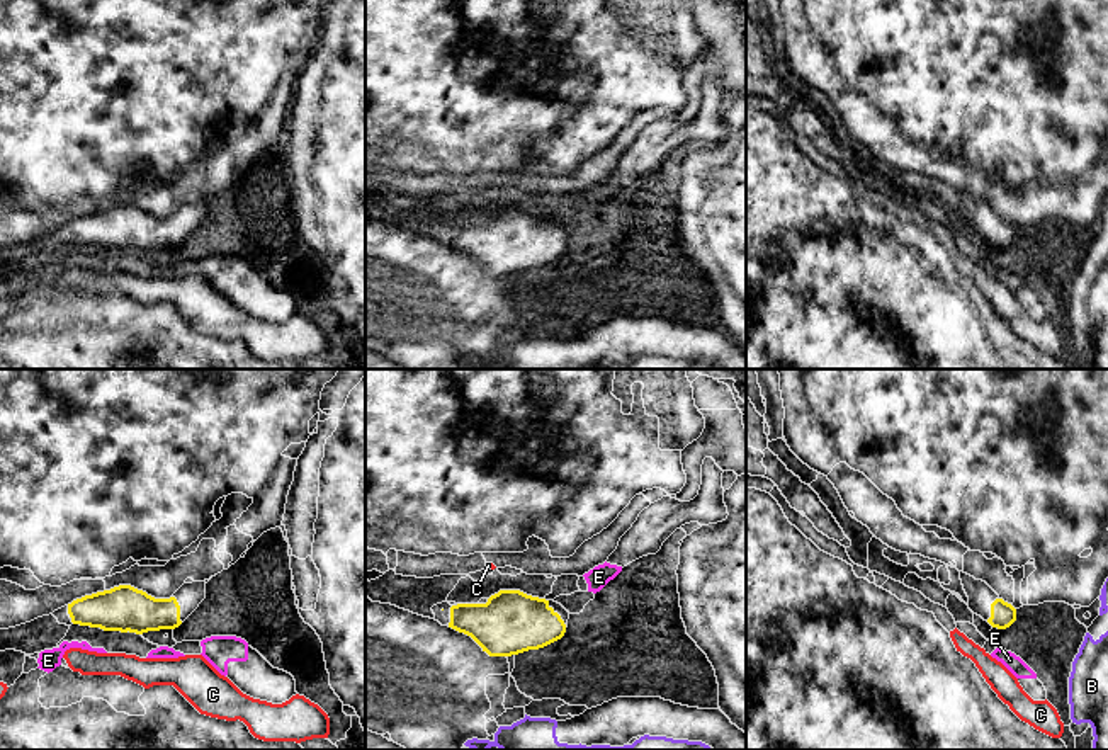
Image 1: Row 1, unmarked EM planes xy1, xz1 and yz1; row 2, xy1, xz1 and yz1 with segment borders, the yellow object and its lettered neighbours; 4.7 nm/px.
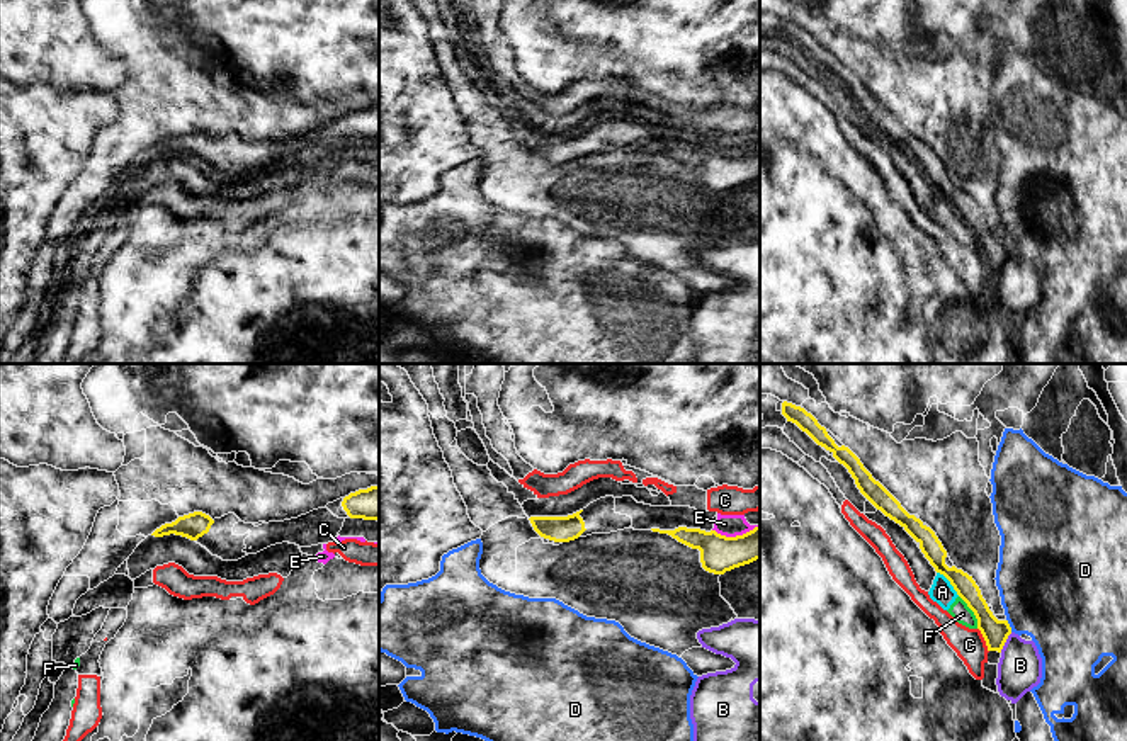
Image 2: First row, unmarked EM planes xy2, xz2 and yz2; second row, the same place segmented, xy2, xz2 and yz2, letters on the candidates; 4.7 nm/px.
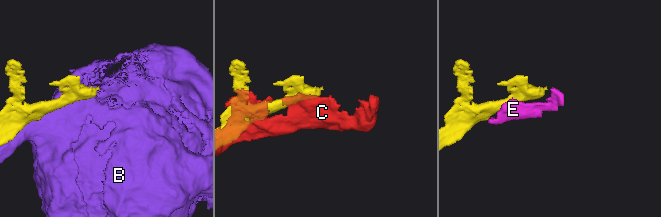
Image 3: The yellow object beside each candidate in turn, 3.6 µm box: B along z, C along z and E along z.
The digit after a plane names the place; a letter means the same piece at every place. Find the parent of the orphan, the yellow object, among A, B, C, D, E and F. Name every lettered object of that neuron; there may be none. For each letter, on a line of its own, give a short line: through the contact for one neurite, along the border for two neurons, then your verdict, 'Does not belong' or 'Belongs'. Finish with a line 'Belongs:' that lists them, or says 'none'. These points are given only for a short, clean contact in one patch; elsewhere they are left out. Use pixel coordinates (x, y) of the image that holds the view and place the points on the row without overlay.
A: Line: yz2 (937, 191), (959, 214). Does not belong
B: Does not belong
C: Does not belong
D: Does not belong
E: Line: xz2 (758, 145), (735, 155), (721, 155), (713, 150). Does not belong
F: Does not belong
Belongs: none

